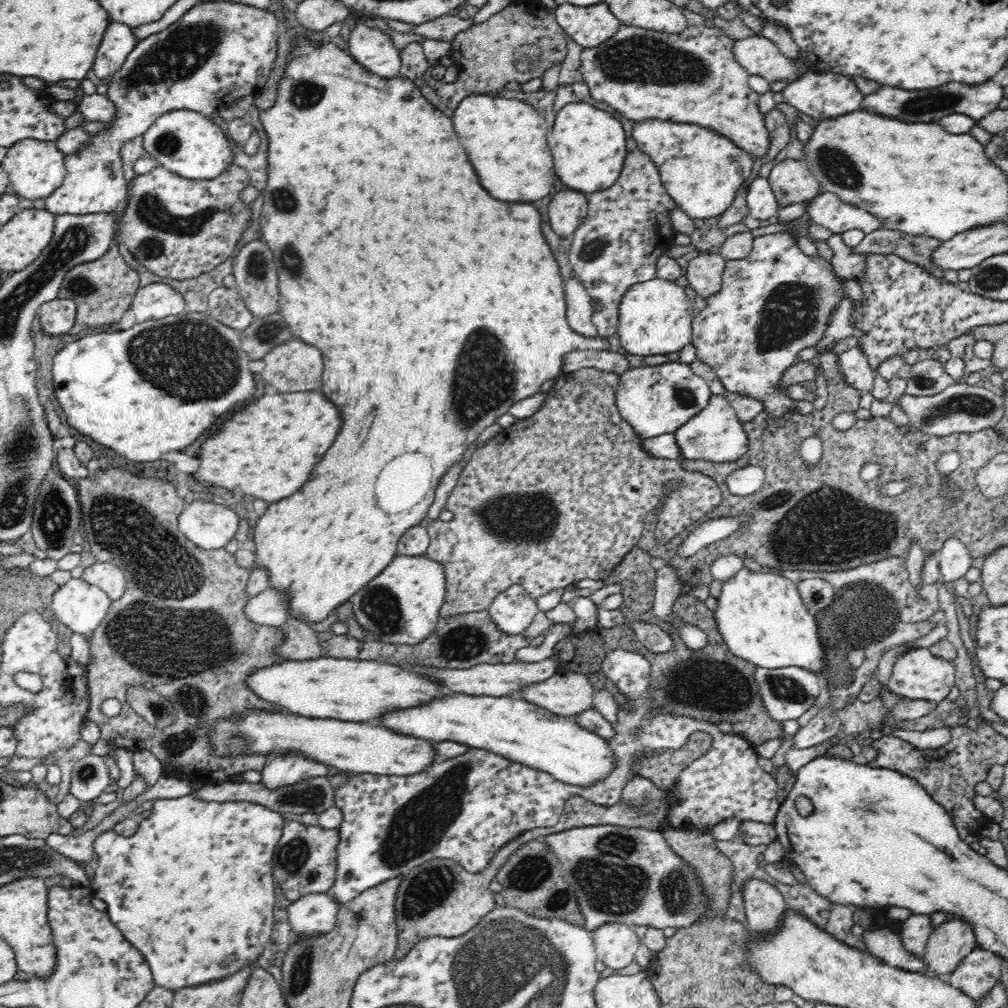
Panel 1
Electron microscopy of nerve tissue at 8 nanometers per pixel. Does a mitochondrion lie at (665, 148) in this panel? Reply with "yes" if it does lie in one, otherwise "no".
no

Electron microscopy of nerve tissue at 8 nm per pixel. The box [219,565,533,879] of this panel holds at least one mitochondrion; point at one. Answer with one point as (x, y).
(418, 825)

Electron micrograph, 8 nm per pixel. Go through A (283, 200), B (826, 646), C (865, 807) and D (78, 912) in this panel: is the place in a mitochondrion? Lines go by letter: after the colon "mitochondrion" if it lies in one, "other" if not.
A: mitochondrion
B: other
C: mitochondrion
D: other

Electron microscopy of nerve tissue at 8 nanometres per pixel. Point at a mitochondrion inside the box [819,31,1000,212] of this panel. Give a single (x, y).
(919, 106)

